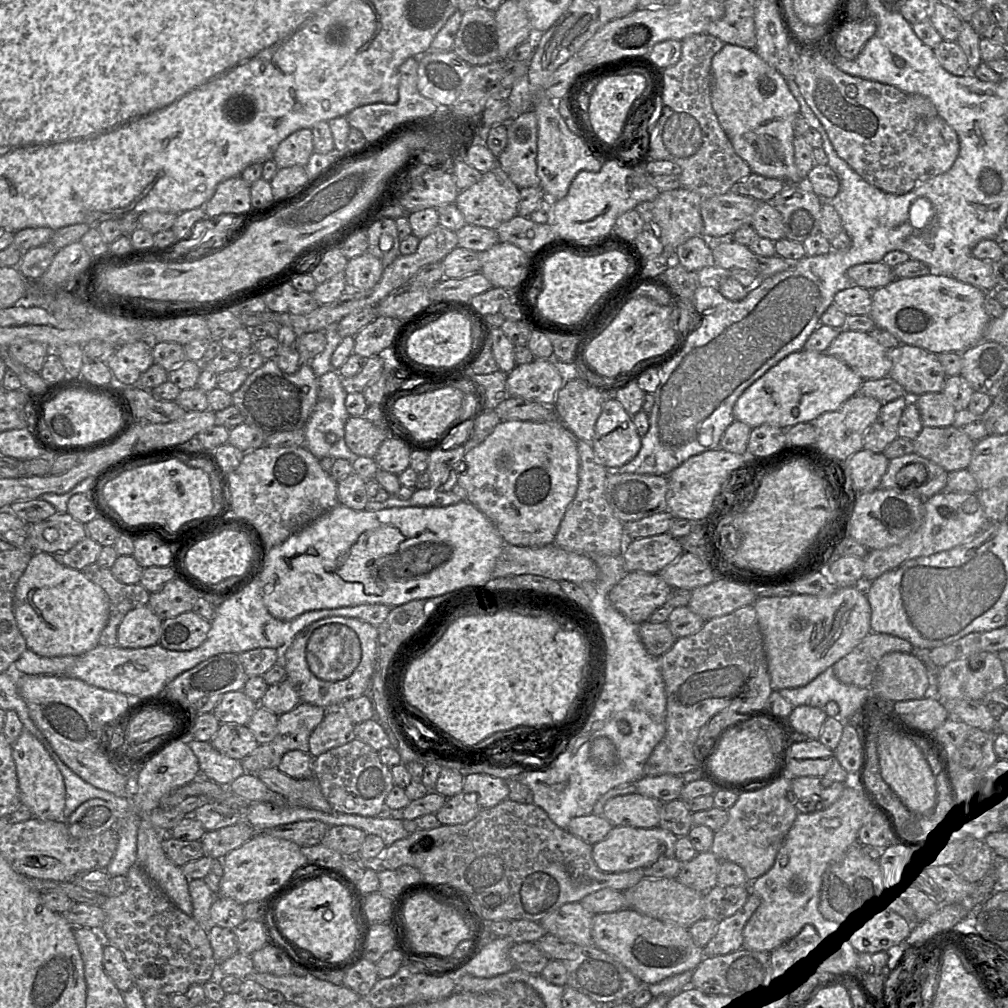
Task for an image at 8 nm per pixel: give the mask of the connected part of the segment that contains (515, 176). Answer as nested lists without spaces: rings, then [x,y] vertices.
[[[533,110],[506,123],[507,144],[498,165],[519,188],[540,187],[537,175],[537,117]]]

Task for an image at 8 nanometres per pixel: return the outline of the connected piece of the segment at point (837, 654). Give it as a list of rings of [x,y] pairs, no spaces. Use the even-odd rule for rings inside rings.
[[[863,585],[840,587],[828,596],[796,594],[788,597],[756,598],[753,606],[763,637],[768,672],[773,690],[805,686],[851,652],[870,632],[871,607]]]

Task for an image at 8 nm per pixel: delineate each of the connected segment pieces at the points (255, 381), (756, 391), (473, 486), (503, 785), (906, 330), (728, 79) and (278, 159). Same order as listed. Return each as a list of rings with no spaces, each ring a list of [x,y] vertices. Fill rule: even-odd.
[[[268,359],[232,393],[232,403],[244,416],[246,424],[260,429],[265,434],[292,431],[304,428],[318,396],[318,376],[309,362],[303,362],[297,372],[283,372],[275,359]]]
[[[803,349],[786,356],[751,384],[736,401],[733,414],[735,420],[751,428],[769,424],[788,429],[799,423],[813,423],[822,414],[837,410],[846,400],[856,395],[863,381],[847,364],[827,352]]]
[[[559,419],[504,420],[481,443],[465,452],[457,483],[466,490],[466,500],[493,523],[506,544],[542,547],[554,543],[564,514],[577,492],[578,470],[577,440]]]
[[[485,773],[464,776],[462,792],[473,793],[481,809],[496,806],[508,798],[508,781]]]
[[[927,274],[896,278],[871,291],[869,316],[876,327],[898,338],[901,344],[923,348],[931,353],[962,353],[984,340],[991,318],[984,308],[986,291],[955,279],[951,275]]]
[[[725,44],[711,61],[711,103],[734,151],[747,163],[752,173],[781,179],[787,184],[805,184],[806,179],[801,178],[795,166],[793,147],[793,123],[800,115],[800,106],[786,79],[776,68],[768,65],[753,49]]]
[[[300,129],[284,139],[274,152],[272,160],[278,169],[295,165],[306,166],[314,153],[311,129]]]

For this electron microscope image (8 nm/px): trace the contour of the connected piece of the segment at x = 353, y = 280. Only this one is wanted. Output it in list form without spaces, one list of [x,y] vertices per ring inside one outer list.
[[[366,252],[348,260],[344,270],[346,283],[352,290],[369,290],[374,287],[383,274],[382,261]]]

